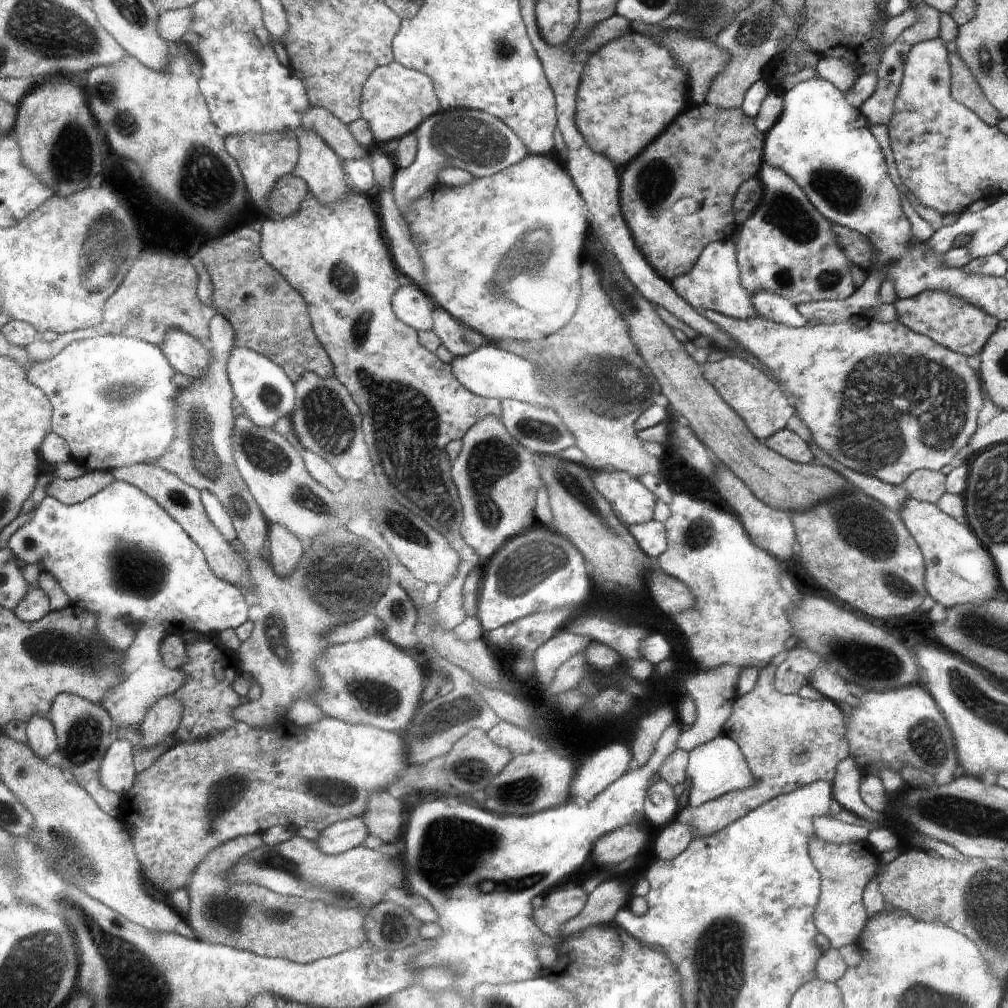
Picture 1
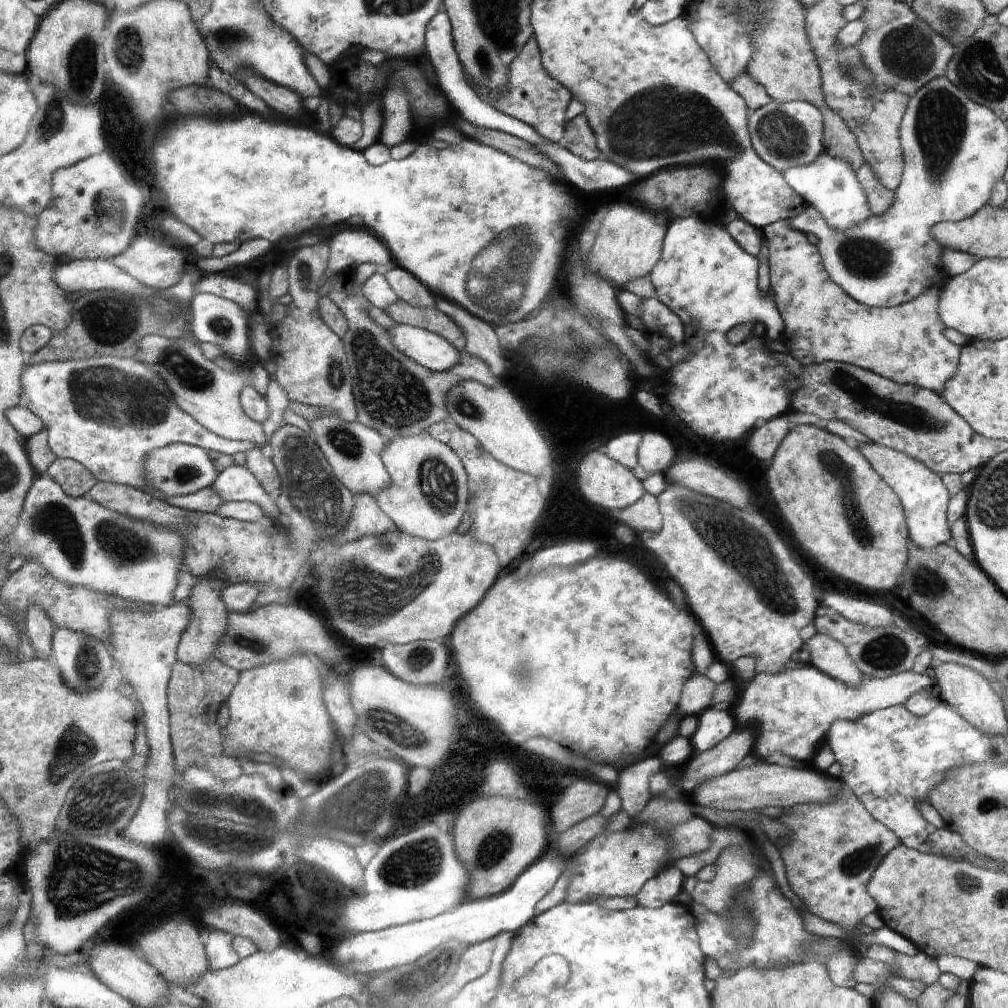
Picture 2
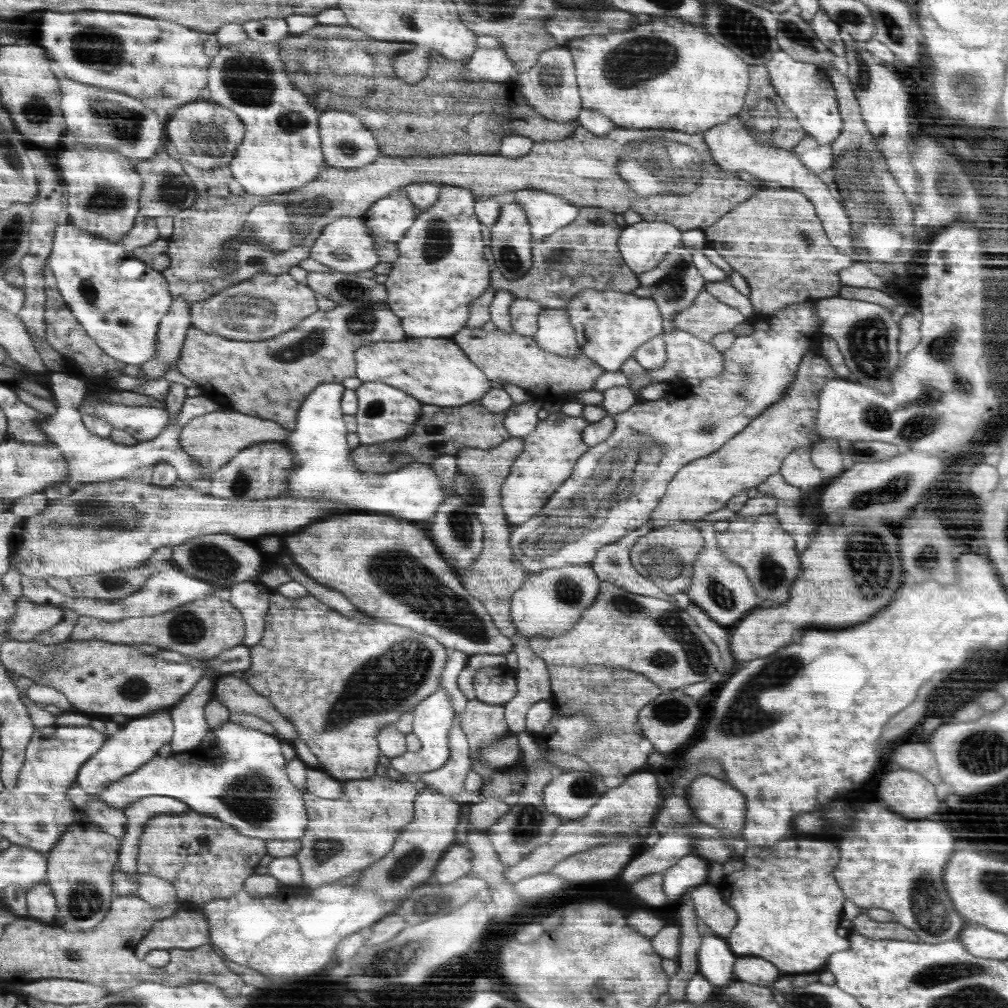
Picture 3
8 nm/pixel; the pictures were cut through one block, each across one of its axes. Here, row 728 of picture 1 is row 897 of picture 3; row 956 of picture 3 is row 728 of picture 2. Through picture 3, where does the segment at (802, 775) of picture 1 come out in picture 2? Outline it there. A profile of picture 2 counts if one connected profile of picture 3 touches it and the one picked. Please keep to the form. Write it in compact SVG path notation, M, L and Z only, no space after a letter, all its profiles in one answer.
M810 664L803 665L802 668L782 670L778 674L757 674L752 684L741 691L744 694L740 706L734 703L736 708L732 710L742 722L758 722L760 730L754 728L754 732L756 738L760 736L756 750L761 761L766 761L774 752L782 752L796 760L798 756L800 760L806 760L826 740L826 734L830 734L832 726L840 718L850 722L876 710L895 705L904 706L914 694L924 690L930 692L935 685L931 672L916 674L911 669L884 679L862 678L860 685L852 688Z

